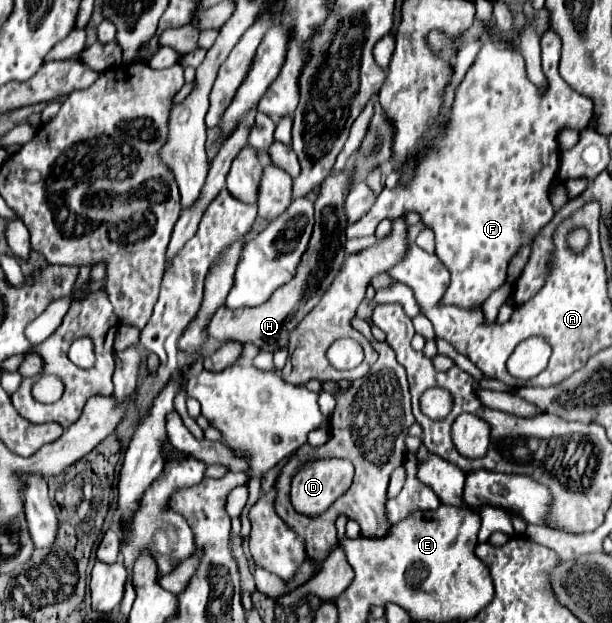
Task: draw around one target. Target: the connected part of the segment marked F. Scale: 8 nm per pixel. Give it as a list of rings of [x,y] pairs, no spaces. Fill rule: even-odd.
[[[548,30],[546,34],[541,37],[541,58],[542,68],[548,66],[548,88],[546,90],[540,90],[536,84],[532,84],[528,80],[528,74],[526,74],[526,66],[524,66],[524,58],[520,52],[516,50],[504,50],[504,48],[498,48],[494,42],[486,40],[474,60],[474,64],[470,66],[470,70],[466,72],[462,84],[456,88],[456,98],[454,98],[454,104],[450,108],[450,118],[444,126],[444,134],[442,138],[432,146],[428,148],[428,152],[424,152],[424,156],[416,162],[414,170],[412,170],[412,178],[408,180],[408,184],[398,184],[396,188],[388,190],[384,188],[378,196],[378,200],[374,202],[374,206],[366,212],[366,216],[360,218],[360,222],[354,222],[350,226],[346,227],[346,237],[356,238],[374,235],[375,229],[384,220],[384,218],[400,218],[404,212],[418,212],[420,218],[422,218],[422,224],[426,228],[430,228],[436,236],[436,256],[438,260],[446,266],[446,270],[450,272],[450,286],[446,288],[442,300],[440,300],[440,306],[458,306],[458,308],[464,308],[464,310],[478,310],[482,308],[484,300],[488,300],[488,296],[498,290],[504,282],[506,282],[506,268],[508,268],[508,262],[510,258],[522,248],[522,246],[530,246],[534,236],[552,220],[554,212],[552,212],[552,204],[548,200],[548,194],[550,194],[550,186],[558,174],[558,168],[560,168],[560,146],[558,146],[558,136],[564,128],[572,128],[572,130],[584,130],[588,126],[588,120],[592,118],[592,100],[588,96],[580,96],[578,92],[572,92],[572,88],[560,78],[558,74],[558,60],[560,60],[560,48],[562,48],[562,42],[560,42],[560,36],[554,32],[554,30]]]

